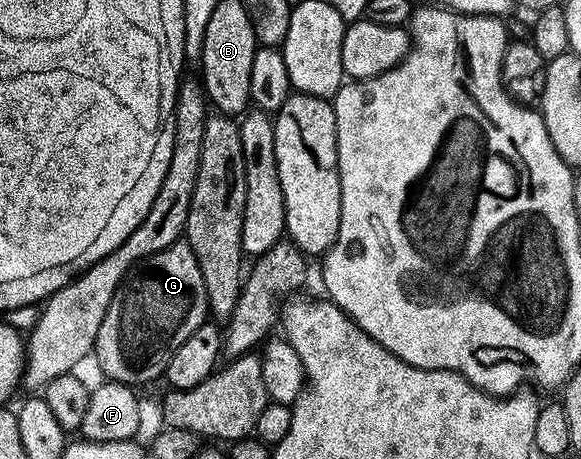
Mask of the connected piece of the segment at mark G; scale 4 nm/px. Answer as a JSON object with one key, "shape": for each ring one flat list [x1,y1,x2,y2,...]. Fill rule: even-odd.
{"shape":[[180,238,169,247,153,254,148,260,140,264,119,285,113,302,109,302,109,310,105,314,105,322,101,322,101,330,97,330,97,342,93,360,99,363,108,381,117,384,151,384,155,379,162,377,169,366,169,358,208,319,207,291,205,278,201,278,201,266,187,245,186,239]]}

